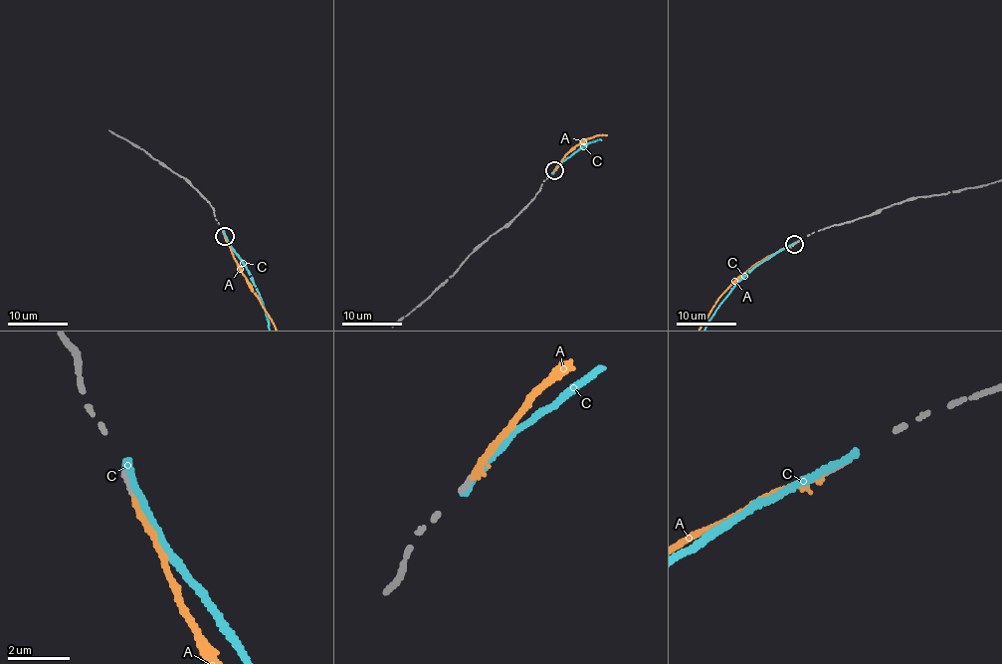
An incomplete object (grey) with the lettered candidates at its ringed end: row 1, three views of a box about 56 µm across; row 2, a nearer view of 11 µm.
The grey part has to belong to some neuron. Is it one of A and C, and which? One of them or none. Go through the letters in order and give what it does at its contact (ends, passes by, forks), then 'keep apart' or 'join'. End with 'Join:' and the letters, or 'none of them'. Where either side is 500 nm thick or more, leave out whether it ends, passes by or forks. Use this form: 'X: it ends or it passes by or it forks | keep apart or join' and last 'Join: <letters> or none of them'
A: it ends | join
C: it ends | keep apart
Join: A

